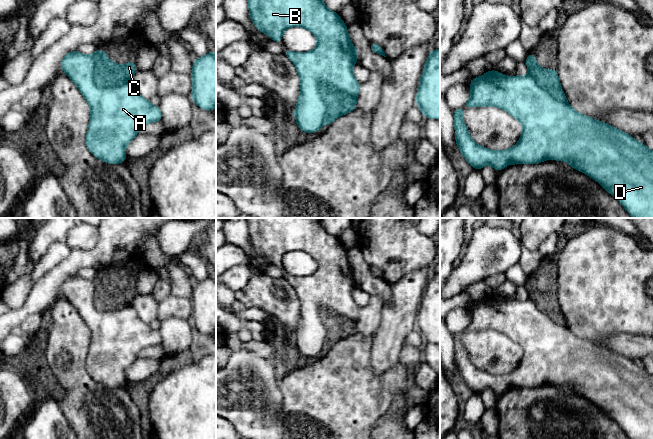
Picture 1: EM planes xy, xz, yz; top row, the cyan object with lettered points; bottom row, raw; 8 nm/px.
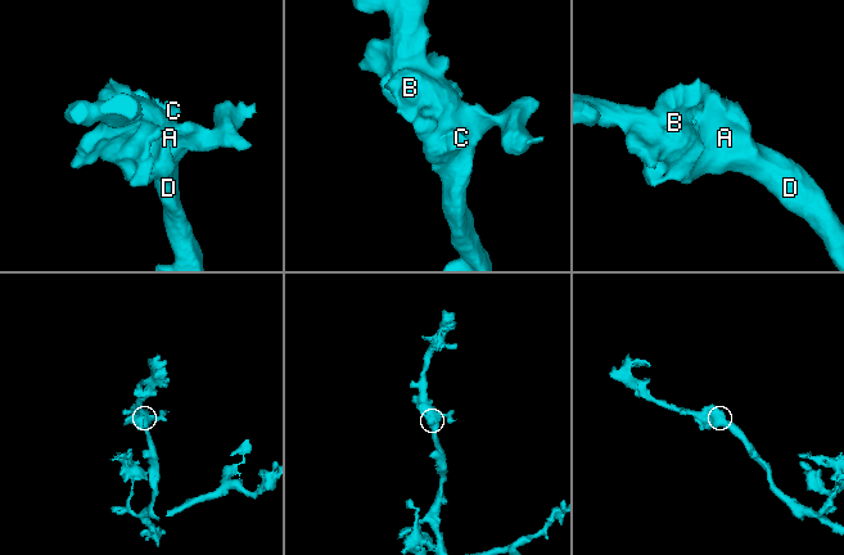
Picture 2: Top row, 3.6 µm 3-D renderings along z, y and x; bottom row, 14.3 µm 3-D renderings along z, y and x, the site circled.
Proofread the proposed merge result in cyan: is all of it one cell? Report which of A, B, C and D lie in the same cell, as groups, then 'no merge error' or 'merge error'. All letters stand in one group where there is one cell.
groups A B D / C; merge error

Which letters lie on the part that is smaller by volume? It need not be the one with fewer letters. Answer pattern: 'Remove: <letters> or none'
Remove: C

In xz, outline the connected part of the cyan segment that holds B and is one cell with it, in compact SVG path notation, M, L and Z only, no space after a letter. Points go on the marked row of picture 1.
M248 0L248 7L255 27L279 44L283 32L289 27L304 27L317 38L317 46L312 51L296 53L285 49L283 53L294 63L300 78L300 96L294 111L297 125L305 133L318 132L326 112L326 104L321 96L322 85L353 97L359 94L360 83L353 75L358 49L348 37L347 26L338 13L329 10L322 0Z

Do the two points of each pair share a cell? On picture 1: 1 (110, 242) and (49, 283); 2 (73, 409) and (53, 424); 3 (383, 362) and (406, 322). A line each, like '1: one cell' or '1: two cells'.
1: one cell
2: two cells
3: one cell

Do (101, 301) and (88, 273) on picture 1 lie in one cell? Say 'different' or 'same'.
different

